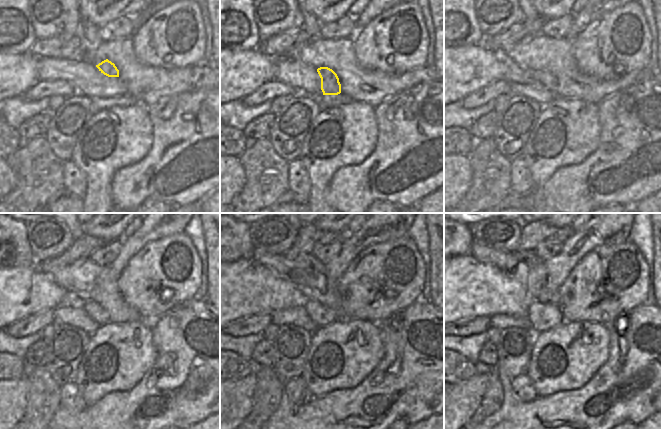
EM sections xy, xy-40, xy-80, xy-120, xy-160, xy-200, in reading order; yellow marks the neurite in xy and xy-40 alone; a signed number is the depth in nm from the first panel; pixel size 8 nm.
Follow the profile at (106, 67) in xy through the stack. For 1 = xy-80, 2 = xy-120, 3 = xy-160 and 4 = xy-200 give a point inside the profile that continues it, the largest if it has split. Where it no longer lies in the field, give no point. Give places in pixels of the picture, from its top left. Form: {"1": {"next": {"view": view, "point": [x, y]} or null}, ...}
{"1": {"next": {"view": "xy-80", "point": [545, 78]}}, "2": {"next": {"view": "xy-120", "point": [94, 310]}}, "3": {"next": {"view": "xy-160", "point": [320, 315]}}, "4": {"next": {"view": "xy-200", "point": [542, 317]}}}

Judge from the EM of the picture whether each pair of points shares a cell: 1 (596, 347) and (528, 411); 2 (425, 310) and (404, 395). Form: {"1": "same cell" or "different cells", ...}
{"1": "different cells", "2": "same cell"}

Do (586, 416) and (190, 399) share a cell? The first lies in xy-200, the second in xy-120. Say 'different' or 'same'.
same

